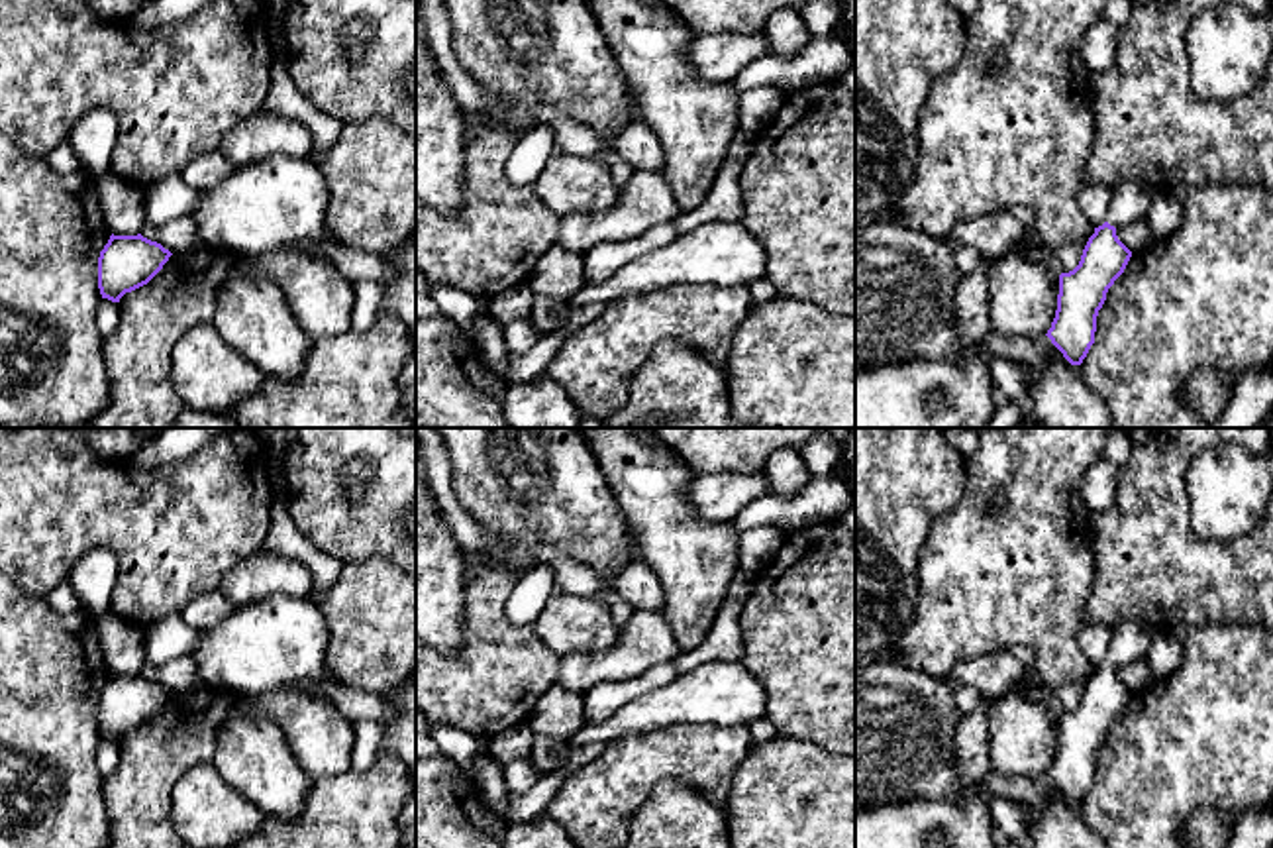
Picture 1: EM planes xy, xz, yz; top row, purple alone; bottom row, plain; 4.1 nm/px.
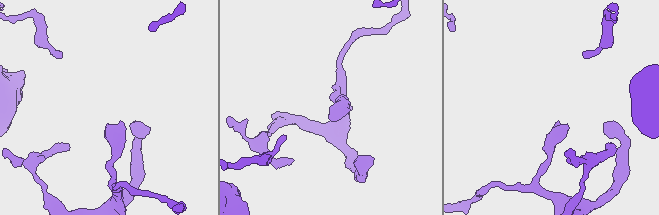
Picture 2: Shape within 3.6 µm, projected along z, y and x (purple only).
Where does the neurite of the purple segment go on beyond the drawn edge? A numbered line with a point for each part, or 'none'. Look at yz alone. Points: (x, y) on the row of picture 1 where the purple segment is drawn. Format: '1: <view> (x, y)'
1: yz (1130, 199)

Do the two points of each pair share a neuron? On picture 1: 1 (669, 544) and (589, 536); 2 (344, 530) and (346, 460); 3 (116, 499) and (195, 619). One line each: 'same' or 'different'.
1: different
2: same
3: different

